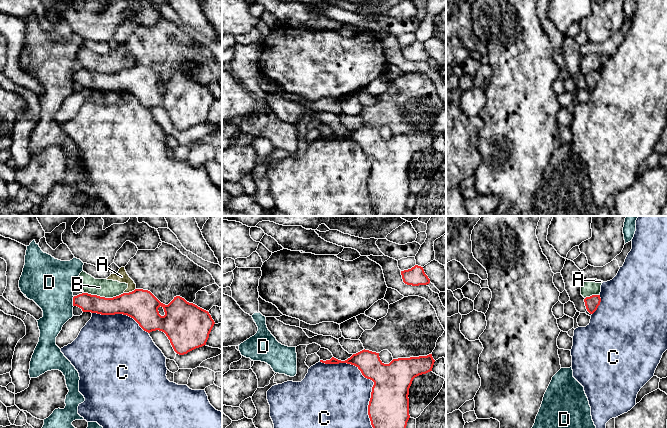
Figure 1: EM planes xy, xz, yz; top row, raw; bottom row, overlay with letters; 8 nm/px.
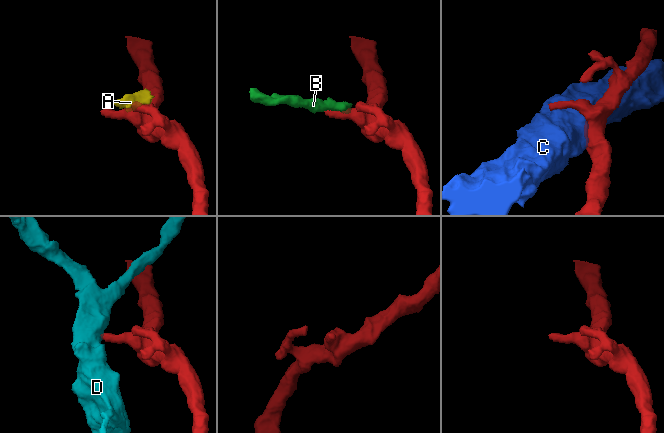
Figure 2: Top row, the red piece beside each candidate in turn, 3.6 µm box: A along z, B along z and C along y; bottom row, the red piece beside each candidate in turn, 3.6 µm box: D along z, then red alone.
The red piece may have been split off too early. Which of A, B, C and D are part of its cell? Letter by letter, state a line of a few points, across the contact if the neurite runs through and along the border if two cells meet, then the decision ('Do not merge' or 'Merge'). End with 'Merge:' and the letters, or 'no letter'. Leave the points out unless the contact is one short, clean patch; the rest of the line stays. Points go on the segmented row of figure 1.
A: Line: xy (135, 288), (124, 293). Do not merge
B: Line: xy (84, 292), (105, 297), (115, 297), (123, 293). Do not merge
C: Do not merge
D: Do not merge
Merge: no letter

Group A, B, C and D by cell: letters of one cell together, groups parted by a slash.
A B / C / D

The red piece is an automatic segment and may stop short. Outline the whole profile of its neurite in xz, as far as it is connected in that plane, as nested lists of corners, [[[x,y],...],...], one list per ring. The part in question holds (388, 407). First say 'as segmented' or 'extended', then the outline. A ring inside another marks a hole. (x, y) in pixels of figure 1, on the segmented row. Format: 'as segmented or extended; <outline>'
as segmented; [[[364,349],[356,354],[353,354],[345,361],[341,361],[332,357],[330,360],[320,360],[320,362],[325,364],[347,363],[354,365],[361,371],[362,375],[365,378],[370,379],[374,382],[371,398],[368,405],[368,415],[373,428],[406,428],[407,422],[410,418],[408,398],[409,388],[415,377],[432,371],[435,360],[433,359],[432,354],[429,354],[427,356],[393,359],[389,364],[384,364],[380,360],[379,353]]]

